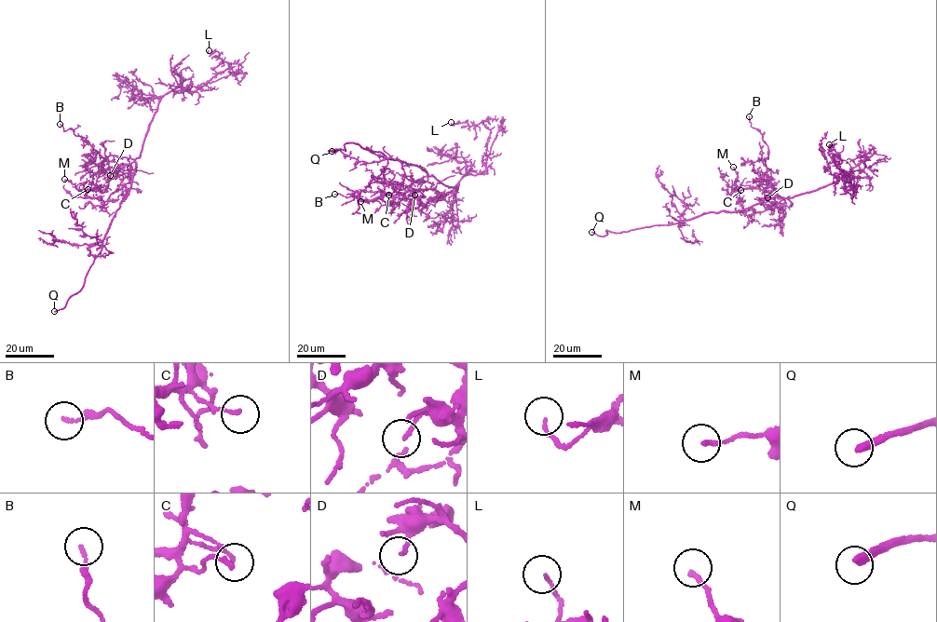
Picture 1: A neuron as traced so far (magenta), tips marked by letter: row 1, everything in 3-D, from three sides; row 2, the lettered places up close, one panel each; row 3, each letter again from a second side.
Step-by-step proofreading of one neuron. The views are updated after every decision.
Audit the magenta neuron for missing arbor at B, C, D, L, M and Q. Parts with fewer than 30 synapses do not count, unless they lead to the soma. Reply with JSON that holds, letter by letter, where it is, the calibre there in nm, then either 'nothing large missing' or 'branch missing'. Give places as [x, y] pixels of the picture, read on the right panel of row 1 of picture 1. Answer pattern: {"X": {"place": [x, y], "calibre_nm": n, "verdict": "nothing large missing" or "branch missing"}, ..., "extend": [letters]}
{"B": {"place": [749, 116], "calibre_nm": 170, "verdict": "nothing large missing"}, "C": {"place": [740, 190], "calibre_nm": 120, "verdict": "nothing large missing"}, "D": {"place": [767, 197], "calibre_nm": 130, "verdict": "branch missing"}, "L": {"place": [829, 144], "calibre_nm": 110, "verdict": "nothing large missing"}, "M": {"place": [733, 167], "calibre_nm": 180, "verdict": "nothing large missing"}, "Q": {"place": [591, 232], "calibre_nm": 320, "verdict": "branch missing"}, "extend": ["D", "Q"]}

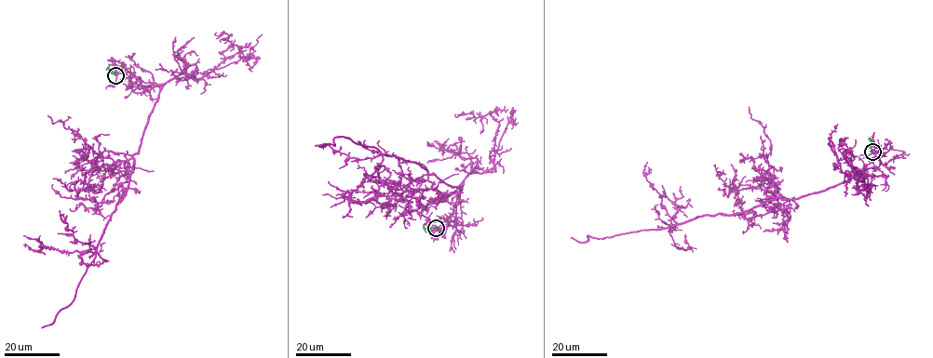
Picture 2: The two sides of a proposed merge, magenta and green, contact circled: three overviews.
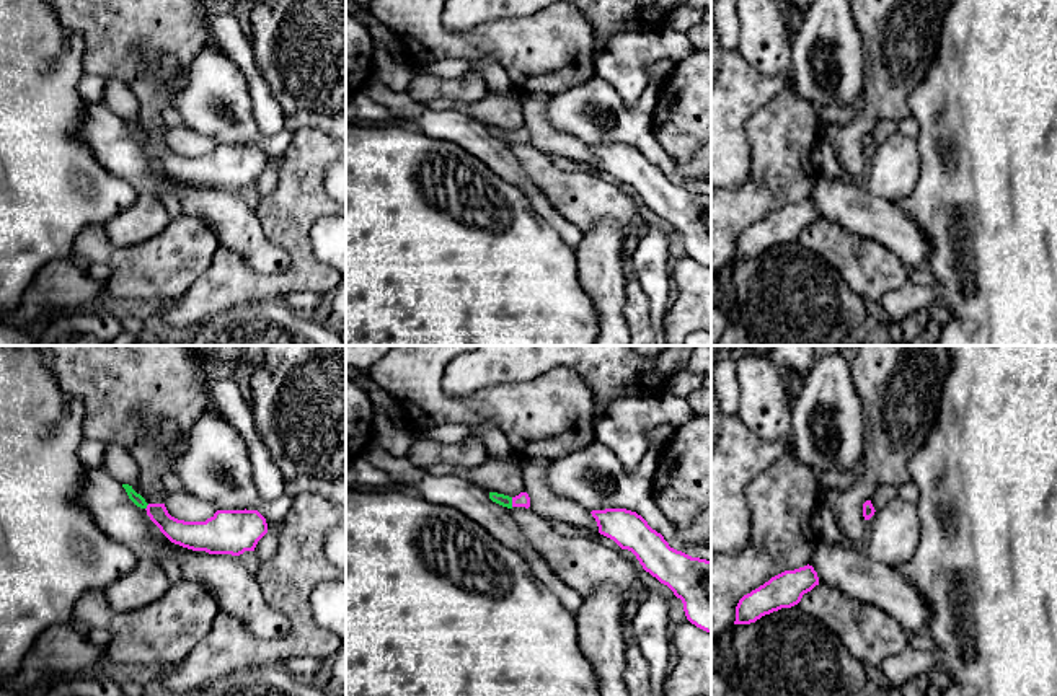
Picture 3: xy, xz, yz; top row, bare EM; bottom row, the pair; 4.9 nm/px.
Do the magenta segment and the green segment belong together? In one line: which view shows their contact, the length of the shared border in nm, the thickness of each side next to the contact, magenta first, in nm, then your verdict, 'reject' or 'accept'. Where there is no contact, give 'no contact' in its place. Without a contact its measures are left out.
meets magenta in xz; contact 50 nm long; 70 nm thick on the magenta side, 60 nm on the other; accept

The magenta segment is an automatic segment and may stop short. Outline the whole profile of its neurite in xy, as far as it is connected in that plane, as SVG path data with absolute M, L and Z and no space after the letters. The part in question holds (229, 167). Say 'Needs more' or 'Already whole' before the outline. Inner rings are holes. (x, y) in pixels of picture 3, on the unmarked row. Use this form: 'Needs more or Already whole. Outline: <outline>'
Needs more. Outline: M132 121L122 122L171 178L192 186L240 191L254 186L268 168L266 153L258 145L217 145L206 156L184 156L171 152L165 139L147 139Z

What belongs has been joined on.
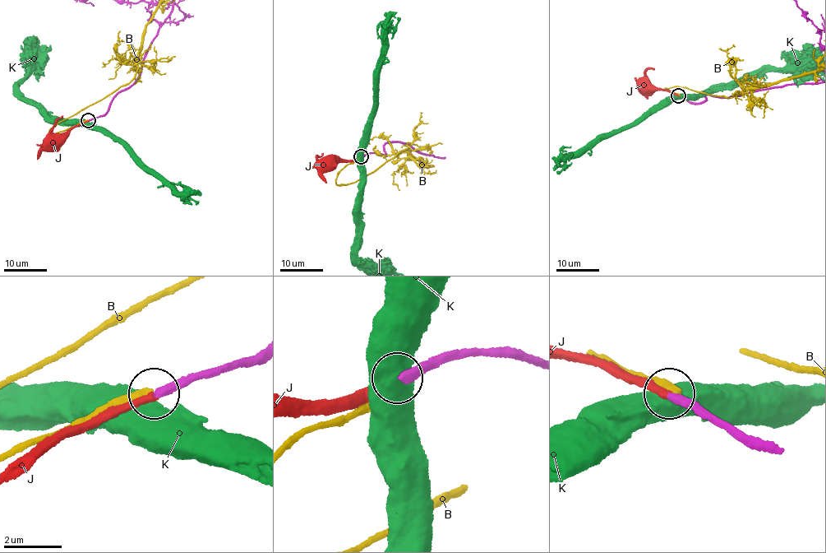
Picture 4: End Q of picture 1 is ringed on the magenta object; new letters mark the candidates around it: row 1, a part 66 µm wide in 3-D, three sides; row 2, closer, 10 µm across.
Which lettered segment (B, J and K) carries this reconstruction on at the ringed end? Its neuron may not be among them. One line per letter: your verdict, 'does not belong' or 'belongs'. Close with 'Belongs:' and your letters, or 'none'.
B: does not belong
J: belongs
K: does not belong
Belongs: J

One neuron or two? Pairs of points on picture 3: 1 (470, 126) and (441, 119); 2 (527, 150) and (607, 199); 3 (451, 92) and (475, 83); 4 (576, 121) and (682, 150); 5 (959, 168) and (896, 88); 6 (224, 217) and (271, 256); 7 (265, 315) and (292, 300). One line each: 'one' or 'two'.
1: one
2: one
3: one
4: two
5: two
6: one
7: two

